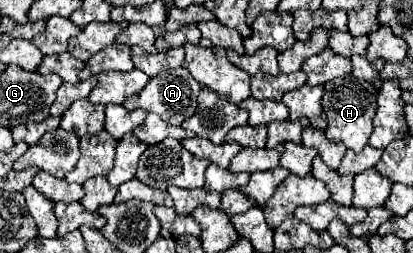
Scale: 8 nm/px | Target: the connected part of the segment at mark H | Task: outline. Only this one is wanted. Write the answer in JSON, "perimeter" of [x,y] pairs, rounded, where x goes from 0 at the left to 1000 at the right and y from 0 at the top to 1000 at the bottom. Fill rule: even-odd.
{"perimeter":[[[852,292],[809,308],[789,324],[785,340],[785,387],[780,387],[780,427],[794,466],[789,498],[789,538],[799,553],[823,553],[857,601],[872,601],[901,530],[901,466],[910,451],[910,387],[915,387],[915,348],[886,316],[867,316]]]}

